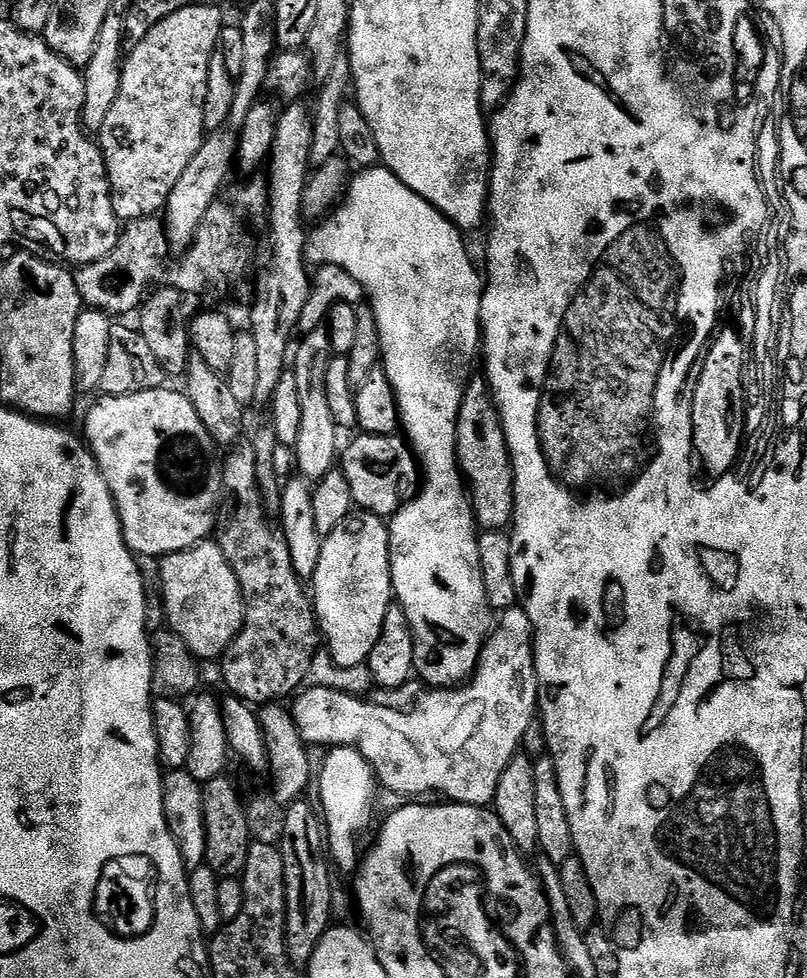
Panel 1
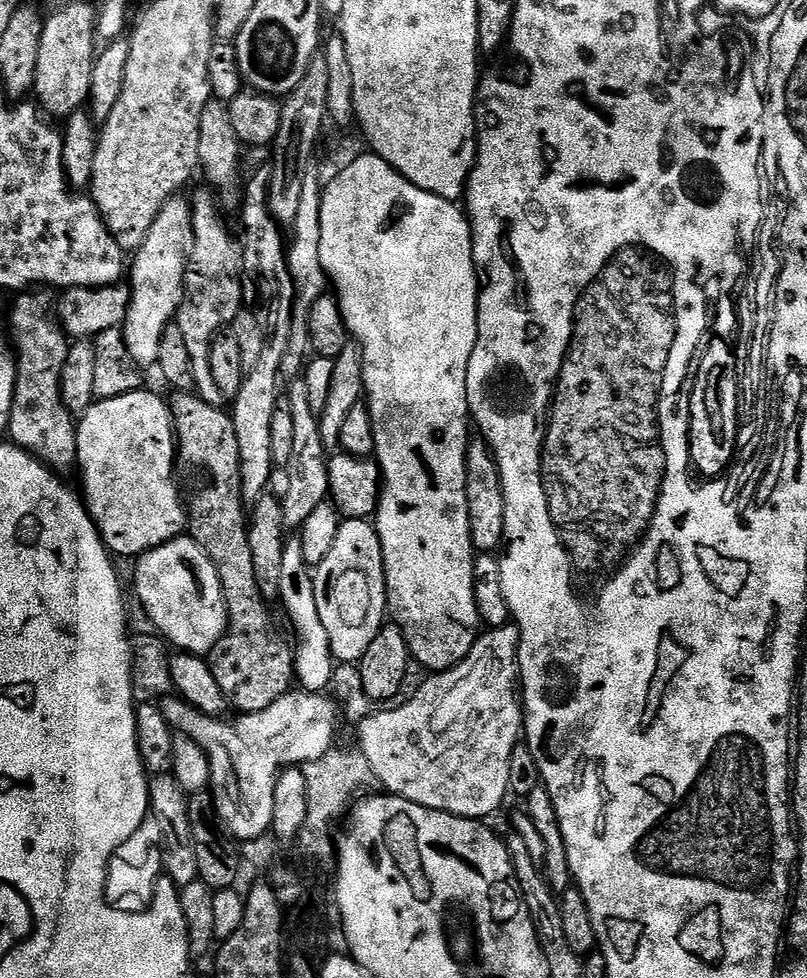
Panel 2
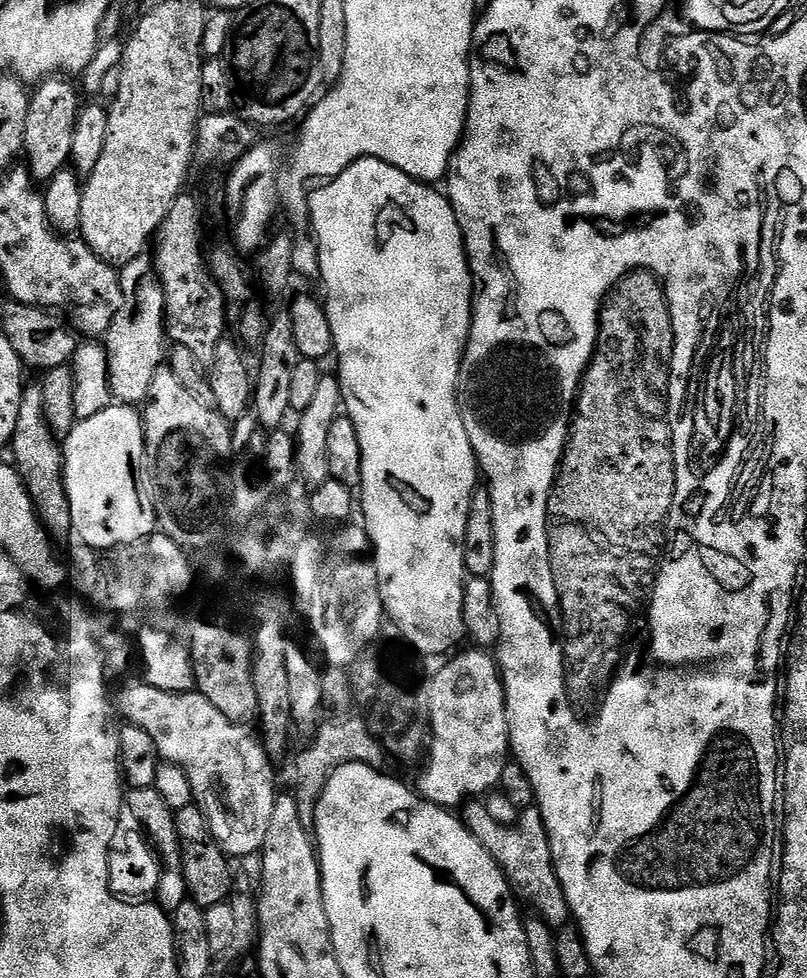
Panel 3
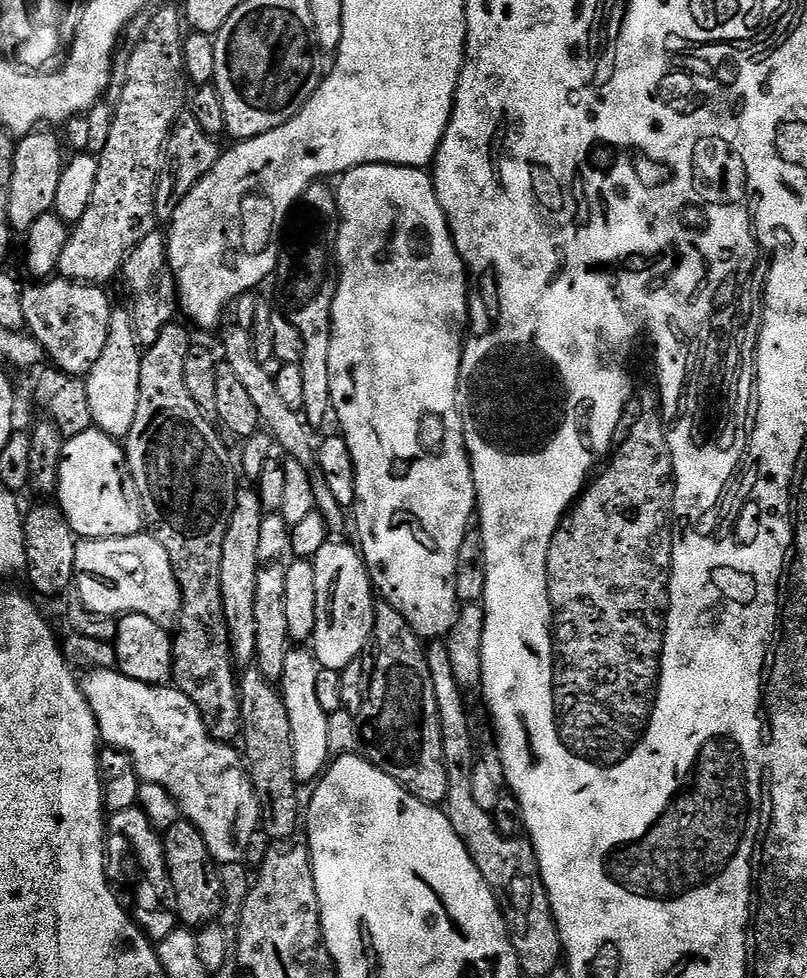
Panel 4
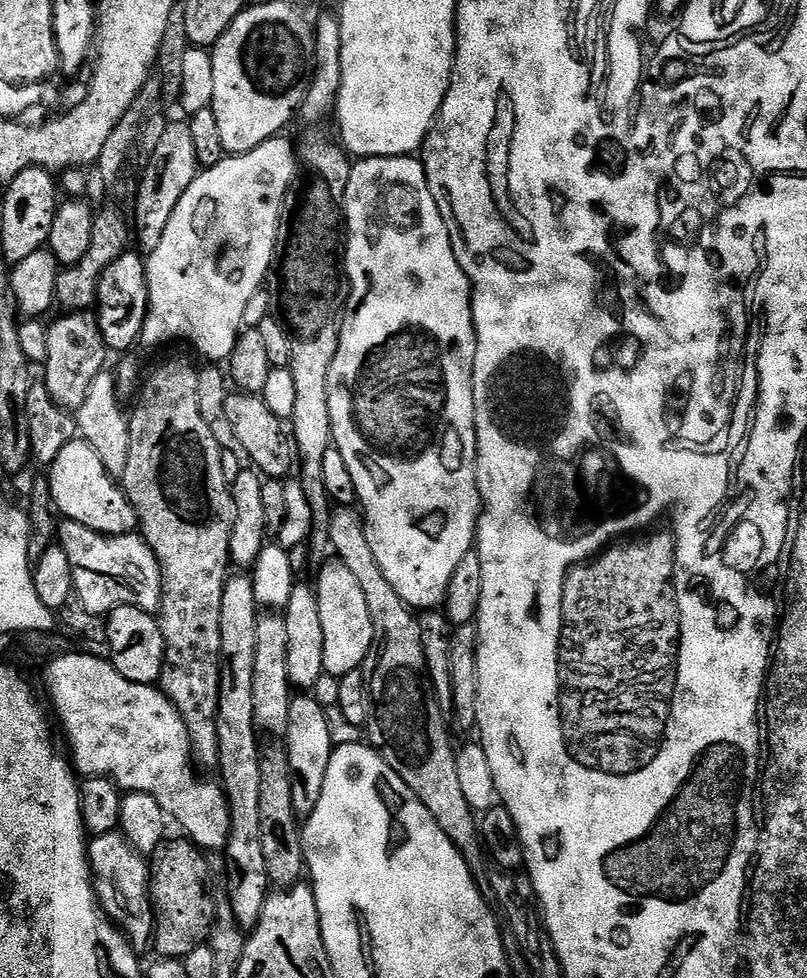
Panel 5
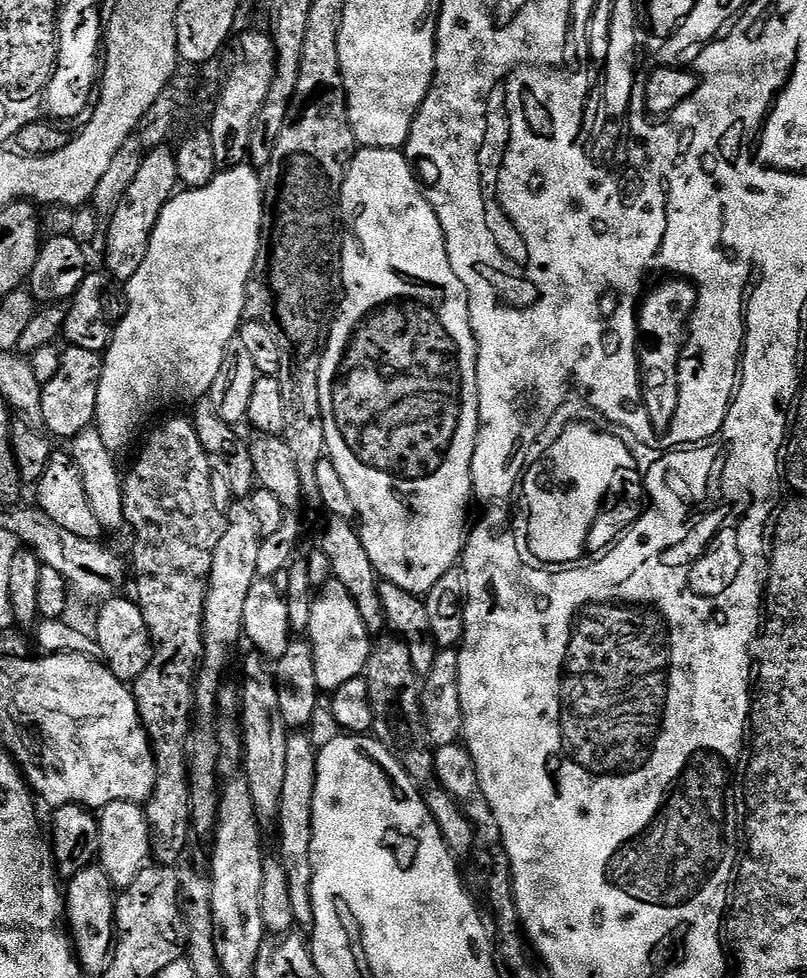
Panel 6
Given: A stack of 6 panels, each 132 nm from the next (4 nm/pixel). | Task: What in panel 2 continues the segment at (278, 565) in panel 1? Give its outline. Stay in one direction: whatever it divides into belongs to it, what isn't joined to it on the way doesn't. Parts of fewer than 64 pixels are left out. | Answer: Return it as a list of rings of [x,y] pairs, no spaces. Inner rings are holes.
[[[176,392],[170,400],[172,410],[172,418],[174,421],[174,431],[176,433],[176,467],[179,483],[182,485],[182,496],[186,501],[186,532],[192,537],[194,542],[198,542],[198,546],[202,546],[202,550],[206,550],[206,554],[214,562],[214,566],[218,570],[218,578],[224,587],[225,600],[228,603],[228,628],[224,632],[223,638],[212,647],[212,651],[208,653],[206,659],[210,670],[214,674],[214,679],[218,682],[218,686],[222,690],[222,694],[228,700],[229,705],[233,709],[237,708],[237,713],[247,714],[250,712],[261,712],[266,710],[266,706],[274,706],[274,702],[278,702],[278,698],[282,698],[294,684],[294,644],[291,639],[284,637],[282,629],[276,625],[276,620],[272,617],[269,601],[264,600],[262,591],[258,588],[258,581],[254,576],[253,555],[250,550],[250,542],[248,541],[249,521],[246,519],[246,505],[244,503],[244,491],[240,488],[240,455],[238,454],[238,438],[234,434],[234,422],[231,415],[223,407],[215,408],[206,402],[202,402],[202,398],[192,392]]]

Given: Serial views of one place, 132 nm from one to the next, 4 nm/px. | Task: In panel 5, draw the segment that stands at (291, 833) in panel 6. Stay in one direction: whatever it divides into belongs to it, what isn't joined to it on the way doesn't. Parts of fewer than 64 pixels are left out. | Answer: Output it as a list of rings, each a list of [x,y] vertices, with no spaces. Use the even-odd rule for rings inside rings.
[[[312,694],[293,695],[289,706],[286,753],[292,780],[293,810],[298,814],[307,814],[314,810],[316,800],[320,797],[320,787],[334,751],[332,728],[328,725],[323,706]]]

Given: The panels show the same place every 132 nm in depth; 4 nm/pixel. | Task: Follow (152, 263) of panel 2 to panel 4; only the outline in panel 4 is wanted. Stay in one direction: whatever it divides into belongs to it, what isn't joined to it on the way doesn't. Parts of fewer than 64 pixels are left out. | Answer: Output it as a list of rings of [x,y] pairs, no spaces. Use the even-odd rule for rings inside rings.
[[[113,311],[106,334],[106,346],[86,377],[92,423],[107,436],[126,438],[130,434],[130,426],[134,426],[142,378],[141,357],[142,346],[136,337],[136,328],[132,325],[131,311]]]

